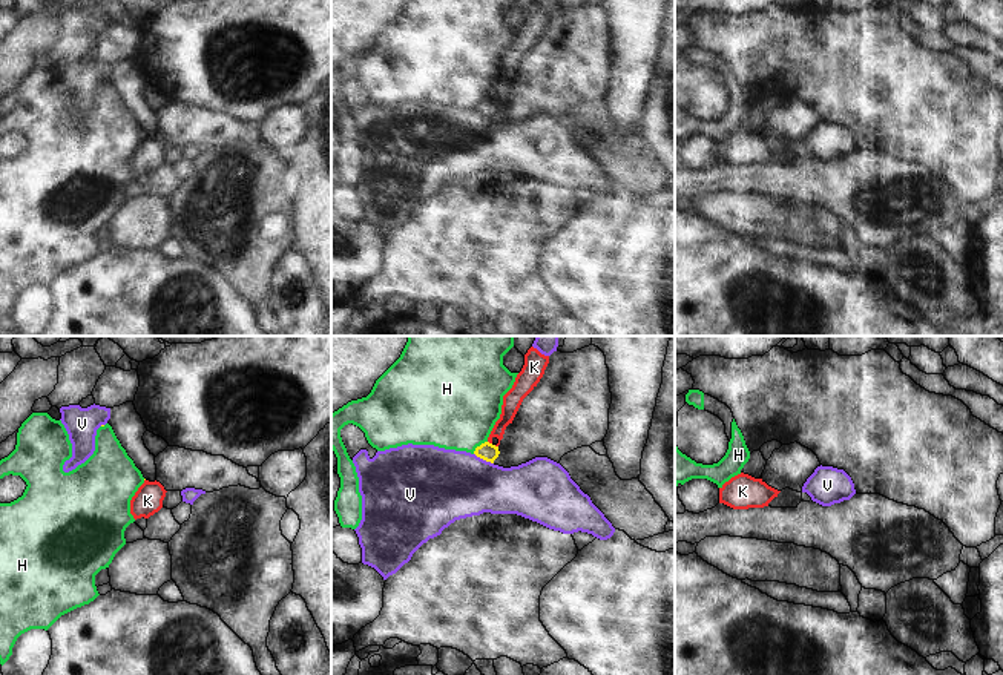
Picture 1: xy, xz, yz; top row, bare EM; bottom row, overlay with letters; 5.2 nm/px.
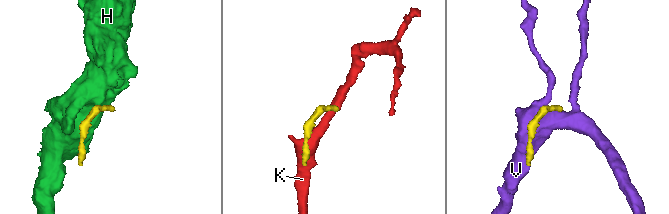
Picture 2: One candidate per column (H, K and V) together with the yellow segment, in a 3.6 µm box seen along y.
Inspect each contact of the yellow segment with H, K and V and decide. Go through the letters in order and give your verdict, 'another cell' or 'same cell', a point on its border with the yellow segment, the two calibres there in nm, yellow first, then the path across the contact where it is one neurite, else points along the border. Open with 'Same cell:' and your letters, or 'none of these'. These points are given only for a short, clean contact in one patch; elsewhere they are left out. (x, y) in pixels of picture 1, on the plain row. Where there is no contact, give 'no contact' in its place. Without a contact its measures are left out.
Same cell: none of these
H: another cell; meets yellow in xz at (480, 102); 90 nm thick on the yellow side, 460 nm on the other; border along xz (486, 97), (473, 109)
K: another cell; meets yellow in xz at (488, 98); 90 nm thick on the yellow side, 100 nm on the other; border along xz (488, 97), (491, 100)
V: another cell; meets yellow in xz at (483, 115); 90 nm thick on the yellow side, 380 nm on the other

